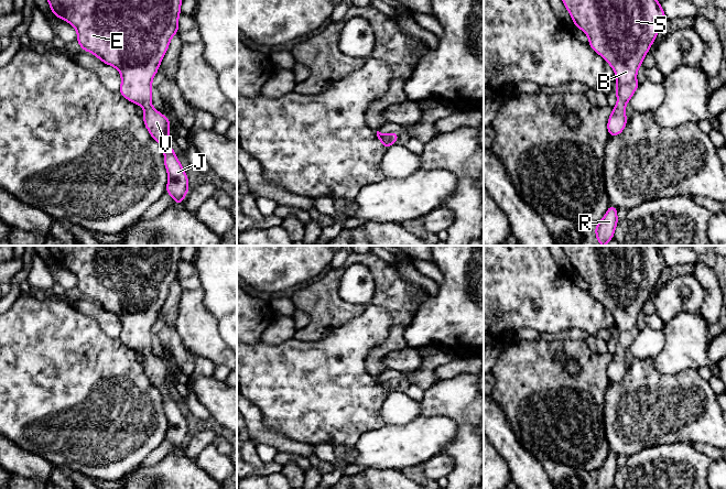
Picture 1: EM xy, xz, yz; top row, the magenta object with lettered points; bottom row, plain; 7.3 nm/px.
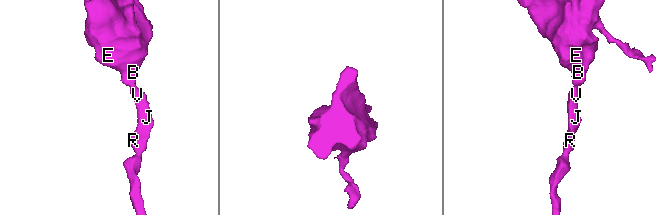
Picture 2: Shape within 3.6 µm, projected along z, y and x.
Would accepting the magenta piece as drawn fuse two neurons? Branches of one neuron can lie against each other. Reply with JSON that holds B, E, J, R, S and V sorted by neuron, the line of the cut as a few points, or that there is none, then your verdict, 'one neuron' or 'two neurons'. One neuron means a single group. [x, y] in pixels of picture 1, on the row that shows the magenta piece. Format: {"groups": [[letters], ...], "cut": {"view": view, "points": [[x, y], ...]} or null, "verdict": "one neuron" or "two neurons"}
{"groups": [["B", "E", "J", "R", "S", "V"]], "cut": null, "verdict": "one neuron"}

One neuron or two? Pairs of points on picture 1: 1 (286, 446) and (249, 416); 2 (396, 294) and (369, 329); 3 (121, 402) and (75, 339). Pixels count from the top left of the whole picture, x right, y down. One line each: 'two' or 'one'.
1: one
2: two
3: one

